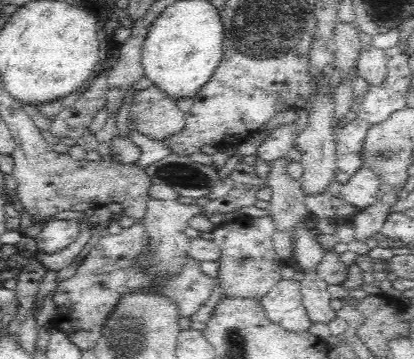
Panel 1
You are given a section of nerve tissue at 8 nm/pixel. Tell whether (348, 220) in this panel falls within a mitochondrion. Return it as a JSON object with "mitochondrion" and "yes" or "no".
{"mitochondrion":"no"}

